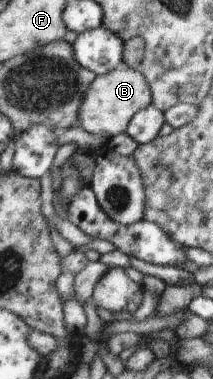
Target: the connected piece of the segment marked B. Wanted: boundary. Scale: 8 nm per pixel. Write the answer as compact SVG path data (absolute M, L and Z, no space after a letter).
M120 65L105 75L97 75L89 85L77 114L78 125L88 133L110 139L125 133L133 115L151 104L150 87L140 70Z

